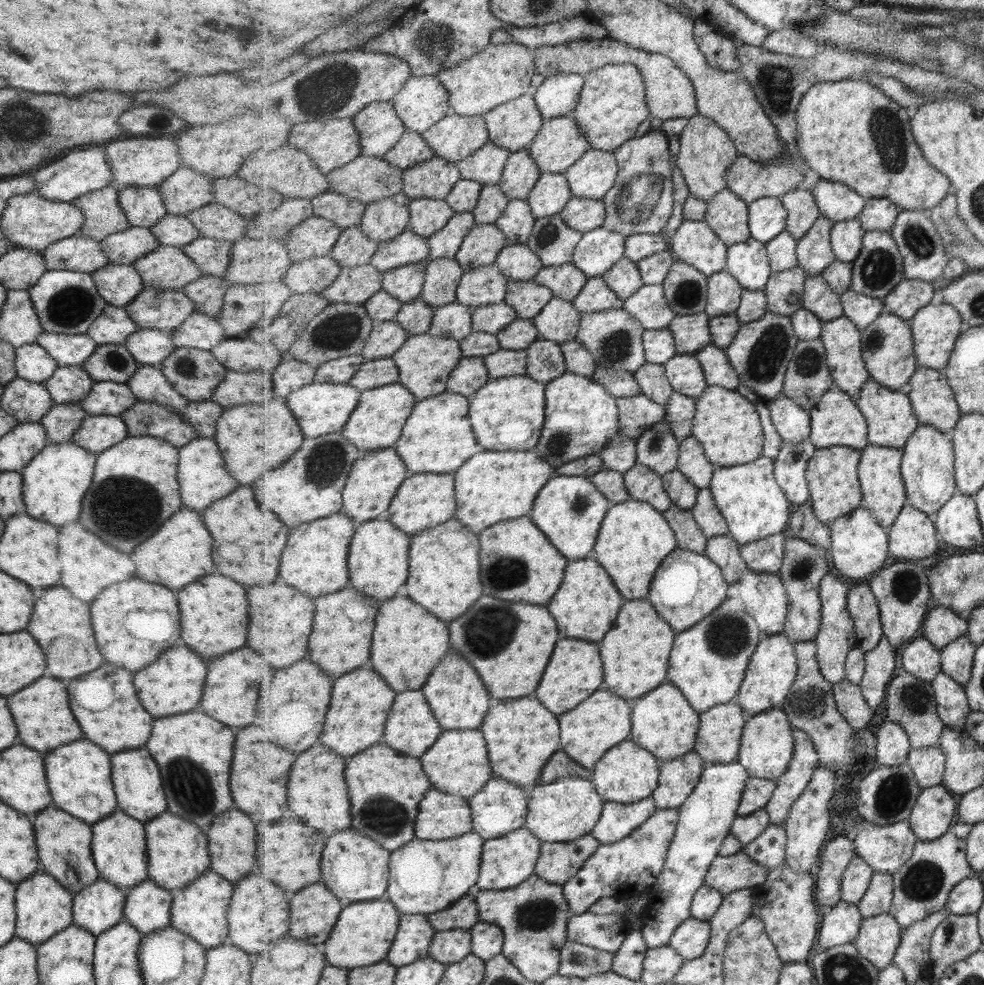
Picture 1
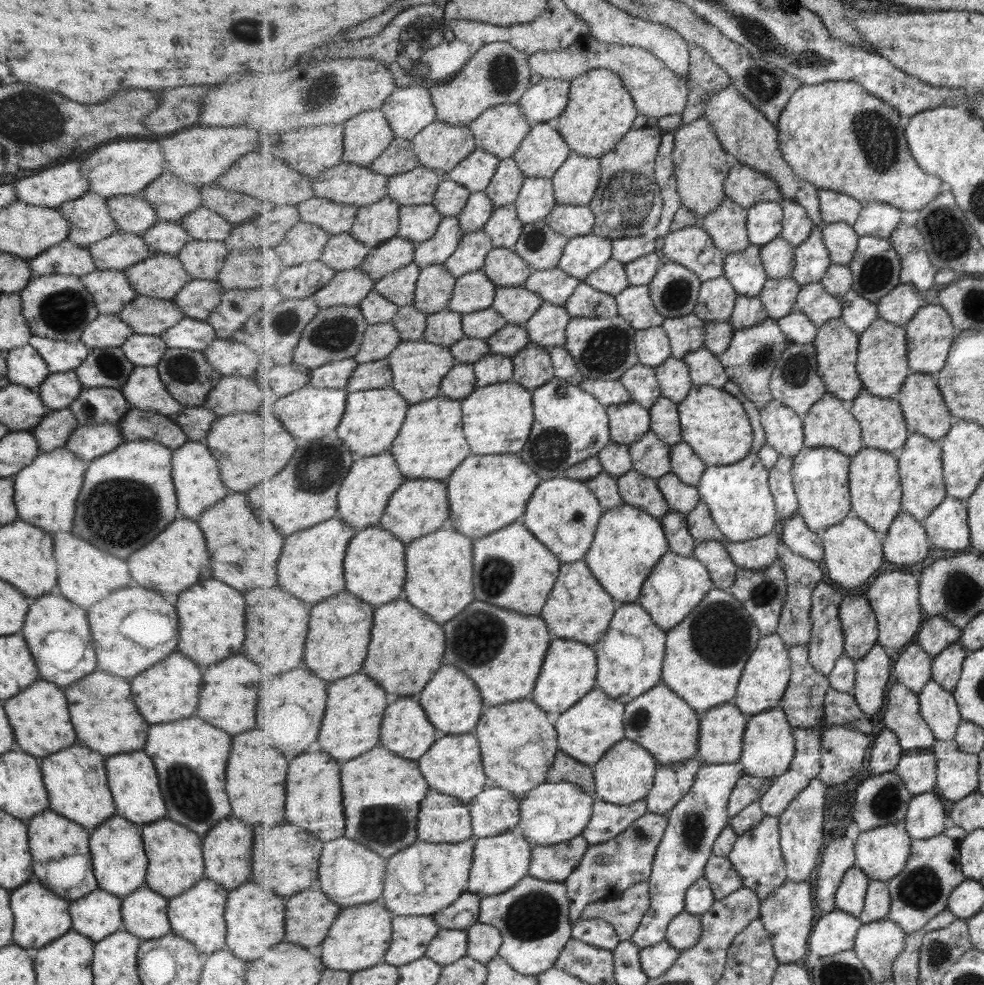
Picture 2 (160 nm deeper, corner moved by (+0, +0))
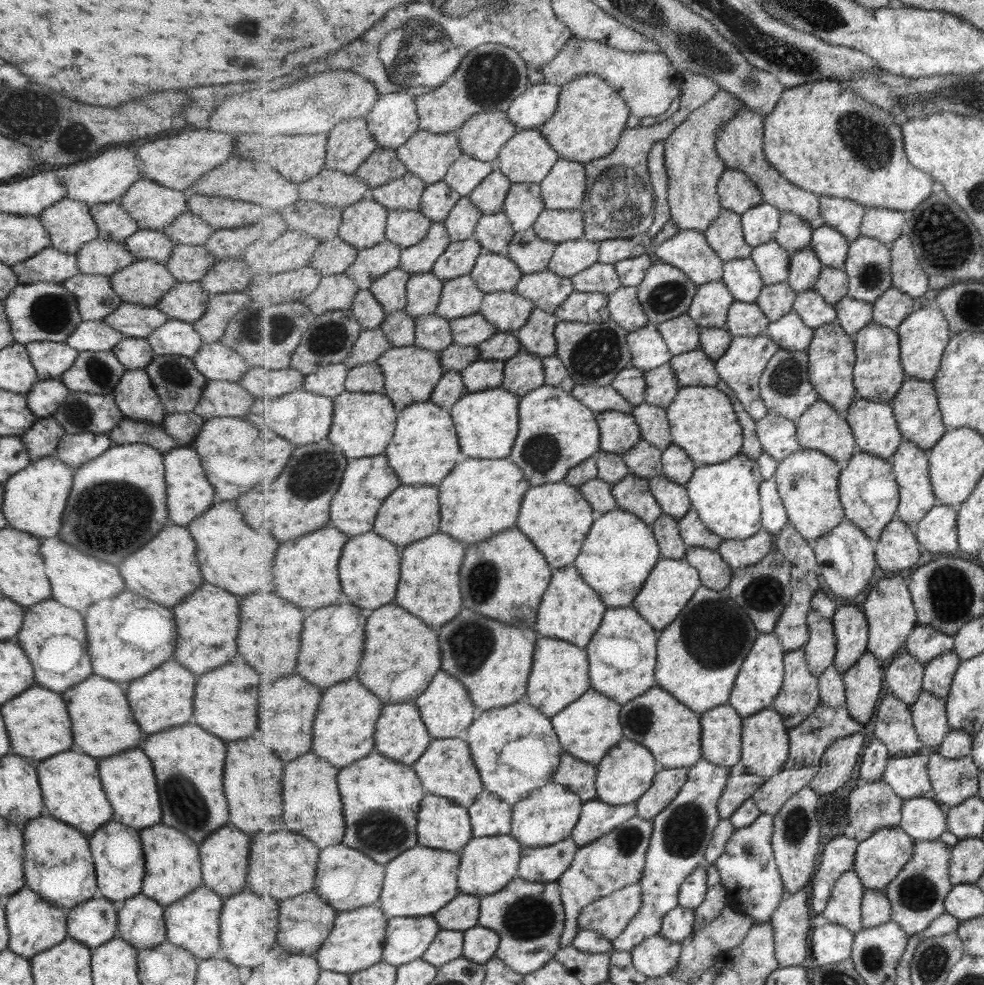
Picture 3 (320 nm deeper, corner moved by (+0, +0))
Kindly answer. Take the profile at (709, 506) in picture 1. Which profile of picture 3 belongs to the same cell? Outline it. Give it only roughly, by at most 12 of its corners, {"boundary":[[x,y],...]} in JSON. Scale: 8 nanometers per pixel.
{"boundary":[[691,508],[680,521],[689,547],[719,551],[724,539]]}

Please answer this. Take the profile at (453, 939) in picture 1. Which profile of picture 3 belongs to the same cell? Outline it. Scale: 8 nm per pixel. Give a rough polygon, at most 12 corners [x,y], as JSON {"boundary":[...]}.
{"boundary":[[442,929],[422,959],[440,967],[463,957],[464,931]]}

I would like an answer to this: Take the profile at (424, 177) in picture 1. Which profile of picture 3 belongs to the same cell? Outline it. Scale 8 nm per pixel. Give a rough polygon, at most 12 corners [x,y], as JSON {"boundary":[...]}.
{"boundary":[[418,174],[373,189],[390,210],[420,210],[427,186]]}

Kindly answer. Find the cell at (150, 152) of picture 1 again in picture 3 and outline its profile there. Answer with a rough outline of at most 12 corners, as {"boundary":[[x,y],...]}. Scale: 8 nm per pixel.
{"boundary":[[110,148],[54,171],[64,198],[119,200],[138,175],[135,149]]}

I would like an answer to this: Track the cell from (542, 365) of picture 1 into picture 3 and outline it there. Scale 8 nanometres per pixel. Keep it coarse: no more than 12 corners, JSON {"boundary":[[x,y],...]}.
{"boundary":[[542,357],[506,361],[502,387],[522,397],[545,385]]}

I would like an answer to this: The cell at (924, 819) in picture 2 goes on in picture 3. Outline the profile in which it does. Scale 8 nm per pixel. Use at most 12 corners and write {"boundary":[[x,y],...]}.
{"boundary":[[933,797],[906,799],[900,827],[919,841],[948,831]]}

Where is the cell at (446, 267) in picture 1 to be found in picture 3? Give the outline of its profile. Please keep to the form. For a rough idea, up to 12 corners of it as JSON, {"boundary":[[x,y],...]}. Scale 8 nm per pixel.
{"boundary":[[433,272],[407,283],[409,316],[435,313],[445,280]]}

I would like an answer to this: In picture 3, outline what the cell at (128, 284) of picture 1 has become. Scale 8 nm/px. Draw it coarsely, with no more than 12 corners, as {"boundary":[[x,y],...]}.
{"boundary":[[77,273],[60,285],[83,322],[102,320],[122,302],[107,276]]}

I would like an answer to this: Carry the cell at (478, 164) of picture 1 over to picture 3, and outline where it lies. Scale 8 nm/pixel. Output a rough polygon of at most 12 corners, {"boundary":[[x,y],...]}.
{"boundary":[[463,153],[450,166],[444,182],[470,196],[494,171]]}

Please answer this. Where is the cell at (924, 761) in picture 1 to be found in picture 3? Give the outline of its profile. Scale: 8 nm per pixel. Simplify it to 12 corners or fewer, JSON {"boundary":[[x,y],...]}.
{"boundary":[[930,755],[893,758],[884,780],[906,799],[932,797]]}

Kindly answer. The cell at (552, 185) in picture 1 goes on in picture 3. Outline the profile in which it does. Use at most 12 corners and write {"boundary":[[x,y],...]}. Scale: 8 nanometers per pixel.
{"boundary":[[513,183],[503,211],[516,232],[546,209],[539,183]]}

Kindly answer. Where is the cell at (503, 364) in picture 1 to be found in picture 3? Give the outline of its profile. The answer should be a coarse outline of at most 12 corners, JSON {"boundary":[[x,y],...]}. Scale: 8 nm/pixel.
{"boundary":[[480,359],[460,371],[469,393],[502,386],[506,361]]}

